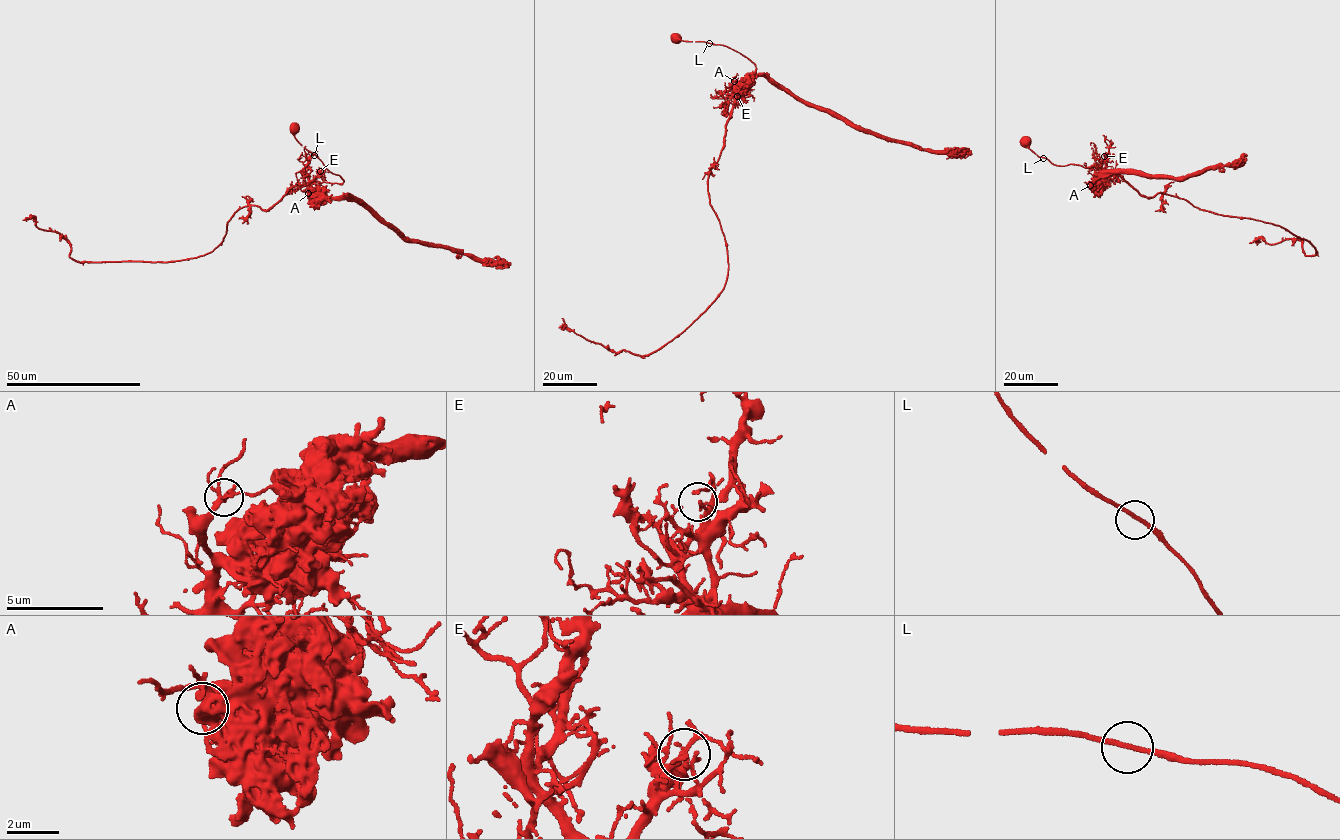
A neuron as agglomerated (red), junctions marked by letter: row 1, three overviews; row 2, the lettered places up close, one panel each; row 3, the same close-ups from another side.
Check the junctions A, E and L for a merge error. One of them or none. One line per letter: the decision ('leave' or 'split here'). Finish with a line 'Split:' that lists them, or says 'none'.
A: split here
E: leave
L: leave
Split: A

